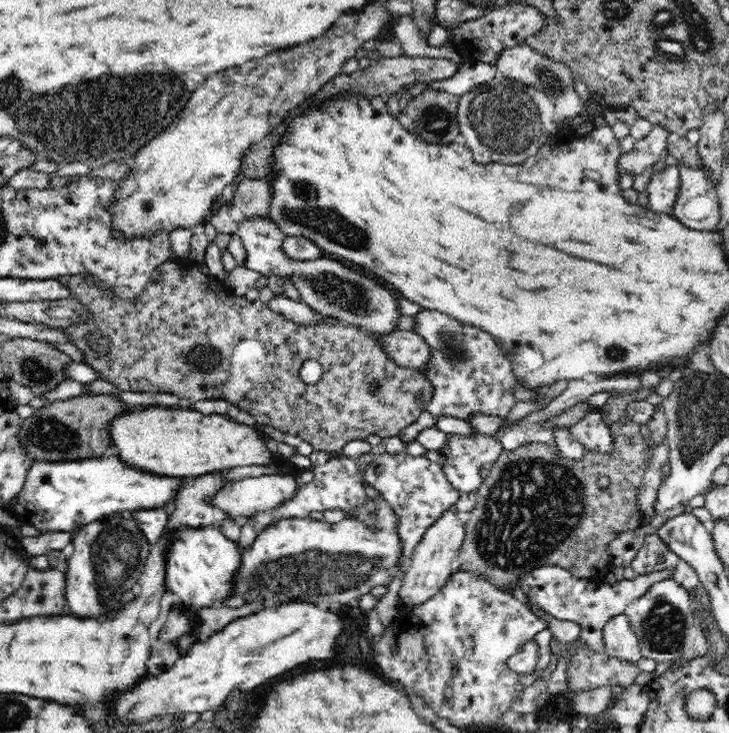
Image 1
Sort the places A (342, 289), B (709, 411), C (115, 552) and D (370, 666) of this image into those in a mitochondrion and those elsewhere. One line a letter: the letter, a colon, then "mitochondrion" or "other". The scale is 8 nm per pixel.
A: mitochondrion
B: mitochondrion
C: mitochondrion
D: other

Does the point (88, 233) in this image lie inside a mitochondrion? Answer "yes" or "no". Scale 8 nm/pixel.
no

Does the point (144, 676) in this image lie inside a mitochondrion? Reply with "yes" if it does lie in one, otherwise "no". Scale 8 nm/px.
no

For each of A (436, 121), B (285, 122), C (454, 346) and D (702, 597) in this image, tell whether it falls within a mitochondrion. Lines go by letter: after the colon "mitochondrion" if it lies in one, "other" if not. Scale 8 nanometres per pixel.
A: mitochondrion
B: other
C: mitochondrion
D: mitochondrion

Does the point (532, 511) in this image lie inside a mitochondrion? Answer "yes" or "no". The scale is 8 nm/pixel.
yes

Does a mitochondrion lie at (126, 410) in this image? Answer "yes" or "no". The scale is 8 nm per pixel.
no

